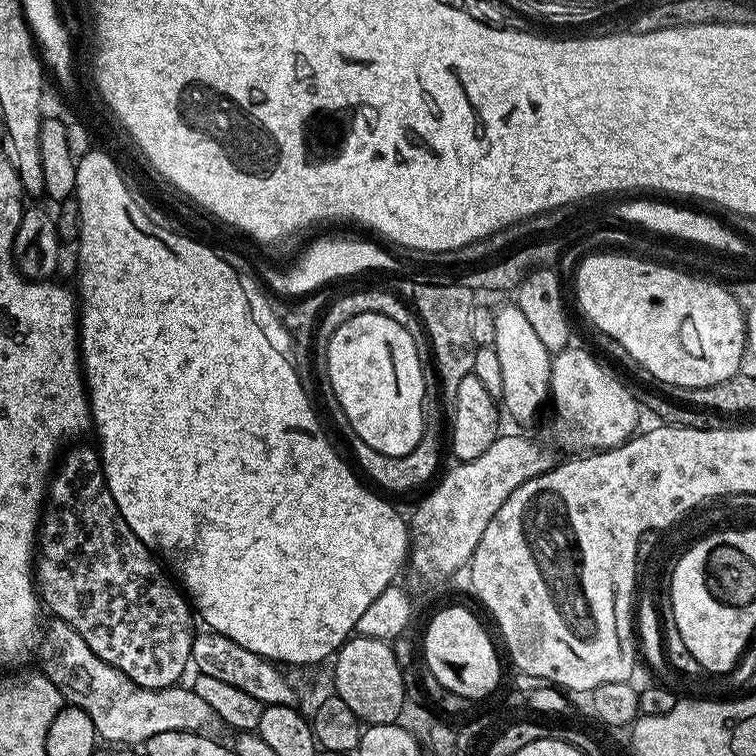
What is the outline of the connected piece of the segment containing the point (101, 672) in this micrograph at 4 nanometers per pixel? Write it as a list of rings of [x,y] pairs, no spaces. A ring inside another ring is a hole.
[[[55,618],[49,619],[48,624],[48,661],[45,662],[43,671],[48,679],[58,686],[58,690],[63,694],[65,701],[69,705],[81,708],[90,716],[94,722],[94,730],[101,741],[109,740],[112,744],[136,744],[143,745],[154,734],[163,732],[194,732],[199,733],[211,721],[217,719],[214,710],[206,704],[205,699],[198,698],[191,687],[173,686],[171,688],[143,688],[138,686],[122,670],[110,666],[110,662],[102,662],[90,646],[86,646],[86,638],[74,630],[65,620]]]

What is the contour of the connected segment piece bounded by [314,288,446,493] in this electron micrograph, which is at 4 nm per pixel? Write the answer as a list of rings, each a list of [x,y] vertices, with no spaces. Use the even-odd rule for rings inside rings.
[[[368,288],[365,292],[348,292],[345,296],[338,297],[333,304],[331,301],[325,307],[314,328],[315,347],[324,350],[327,349],[328,339],[334,334],[334,330],[338,330],[338,326],[350,322],[350,318],[354,318],[358,314],[373,312],[374,314],[382,314],[386,318],[394,318],[394,322],[398,322],[398,326],[402,326],[406,330],[406,334],[410,334],[410,338],[414,338],[414,346],[418,350],[418,358],[424,375],[424,433],[418,442],[418,446],[414,446],[414,450],[410,450],[410,454],[384,456],[381,452],[375,452],[372,448],[368,448],[366,442],[362,442],[362,438],[353,435],[347,437],[348,444],[352,447],[353,457],[351,456],[351,459],[353,461],[356,459],[360,463],[361,469],[359,468],[359,471],[369,481],[372,479],[377,484],[377,486],[375,485],[377,489],[385,488],[385,490],[380,489],[385,493],[408,492],[411,488],[420,488],[428,479],[431,481],[437,475],[436,467],[440,464],[440,423],[443,420],[445,423],[446,420],[445,413],[444,416],[440,413],[442,389],[440,377],[436,375],[436,365],[432,359],[432,344],[428,340],[427,332],[424,331],[424,323],[420,320],[420,317],[405,301],[404,304],[394,293],[383,292],[380,288]]]

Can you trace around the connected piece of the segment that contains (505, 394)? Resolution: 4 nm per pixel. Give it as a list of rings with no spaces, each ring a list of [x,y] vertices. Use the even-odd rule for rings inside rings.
[[[508,302],[494,312],[494,347],[498,354],[498,362],[502,366],[502,408],[520,424],[528,424],[540,412],[540,407],[547,405],[550,400],[552,387],[553,353],[542,346],[538,333],[530,327],[526,314],[514,303]]]

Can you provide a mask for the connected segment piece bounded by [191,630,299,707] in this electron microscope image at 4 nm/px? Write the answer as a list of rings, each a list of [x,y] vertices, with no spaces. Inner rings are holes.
[[[211,630],[204,631],[204,634],[197,633],[192,639],[191,663],[198,674],[211,676],[250,694],[253,698],[265,706],[286,705],[295,707],[299,703],[298,694],[291,685],[291,681],[275,663],[261,658],[253,651],[247,650],[244,646],[238,645],[233,639]]]

